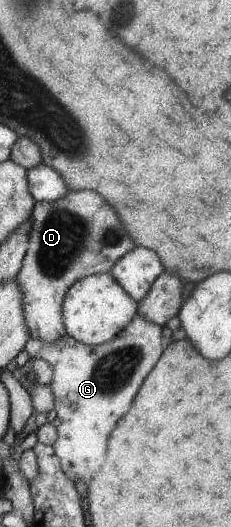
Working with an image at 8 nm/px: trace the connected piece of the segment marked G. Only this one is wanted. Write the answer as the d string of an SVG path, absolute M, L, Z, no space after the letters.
M136 313L132 320L116 333L108 342L90 346L74 340L69 335L53 343L45 343L40 339L30 339L23 349L29 358L41 358L52 366L53 375L49 384L53 394L53 409L56 412L52 424L56 427L56 438L51 444L56 458L65 475L75 483L78 480L88 482L92 476L98 474L98 466L104 462L106 442L110 430L128 412L130 402L142 384L144 376L152 370L156 360L162 354L166 343L166 330Z

